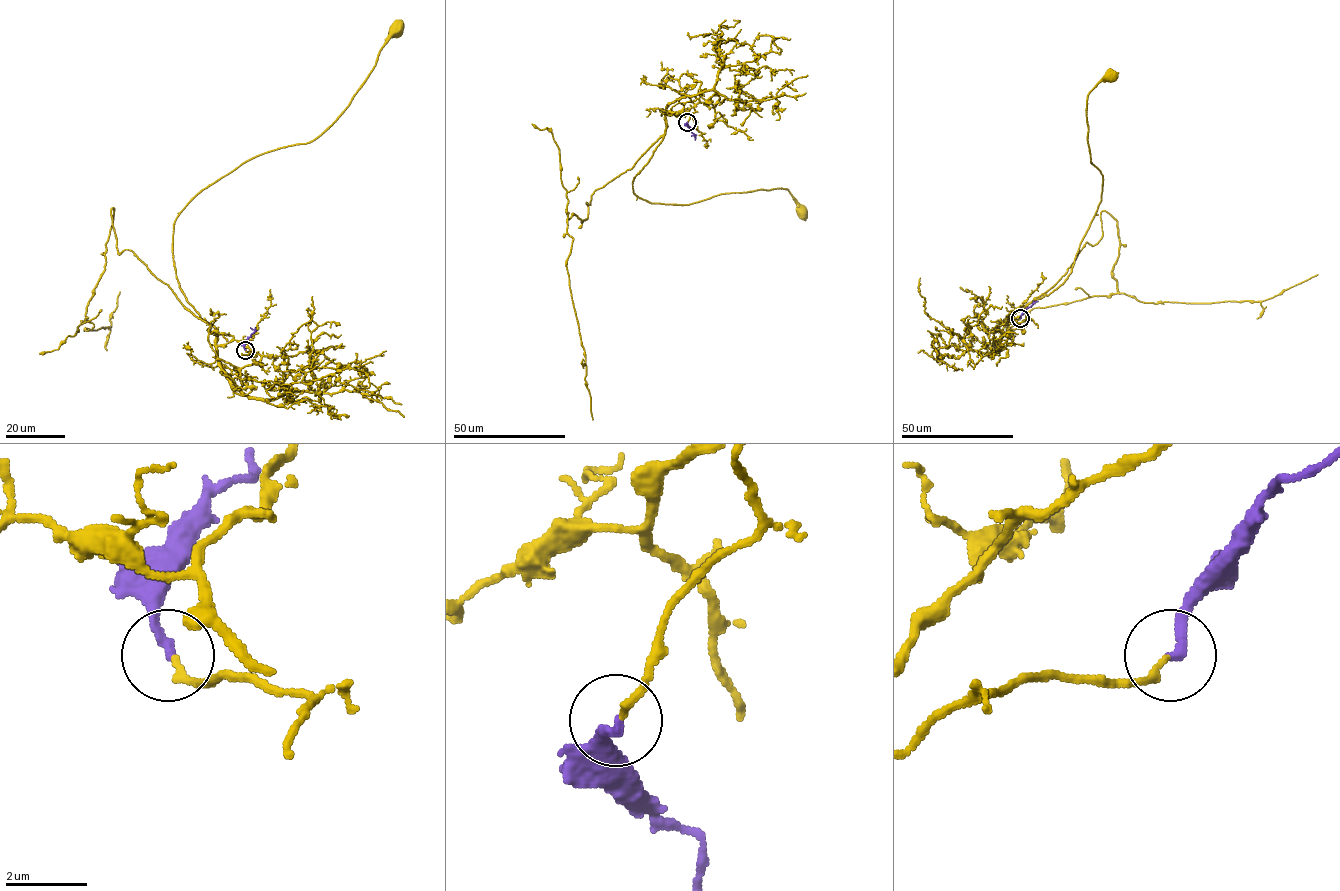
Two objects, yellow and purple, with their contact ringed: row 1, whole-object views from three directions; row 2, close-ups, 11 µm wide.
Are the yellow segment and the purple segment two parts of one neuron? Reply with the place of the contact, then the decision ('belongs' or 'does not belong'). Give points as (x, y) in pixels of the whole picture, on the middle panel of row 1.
place (687, 122); belongs

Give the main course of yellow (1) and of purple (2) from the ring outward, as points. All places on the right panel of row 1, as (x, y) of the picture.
1: (1020, 318), (1003, 322), (1012, 311), (1062, 284), (1101, 199), (1103, 177), (1090, 161), (1086, 102), (1110, 74)
2: (1020, 318), (1027, 308), (1037, 301)

